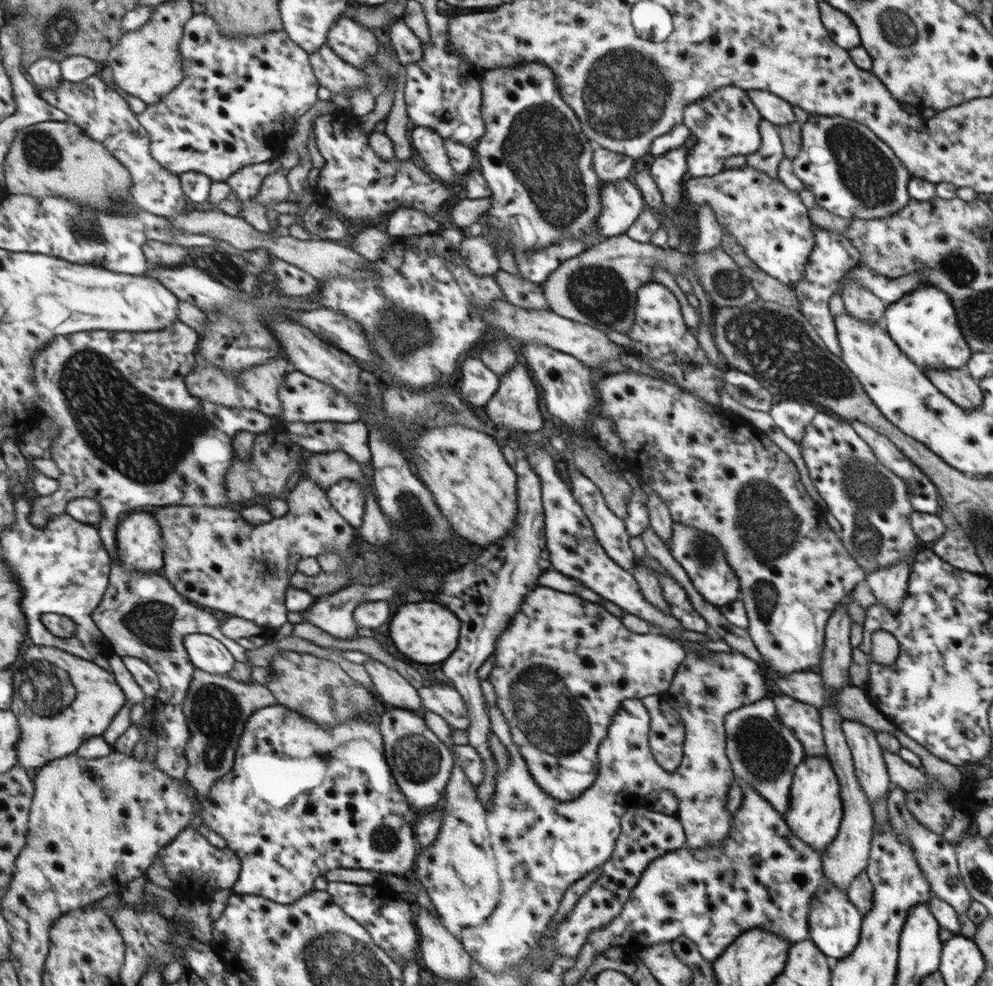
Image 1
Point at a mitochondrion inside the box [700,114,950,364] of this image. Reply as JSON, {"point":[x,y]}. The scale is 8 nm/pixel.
{"point":[869,176]}

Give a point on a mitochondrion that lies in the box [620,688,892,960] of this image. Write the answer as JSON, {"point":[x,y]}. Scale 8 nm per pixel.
{"point":[764,753]}

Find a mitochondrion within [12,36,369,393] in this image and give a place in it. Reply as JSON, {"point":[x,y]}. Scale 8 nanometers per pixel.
{"point":[40,149]}

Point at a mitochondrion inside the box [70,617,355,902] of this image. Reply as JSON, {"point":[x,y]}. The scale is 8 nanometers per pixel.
{"point":[217,713]}

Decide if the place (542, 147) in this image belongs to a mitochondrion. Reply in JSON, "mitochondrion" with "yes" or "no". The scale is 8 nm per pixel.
{"mitochondrion":"yes"}

